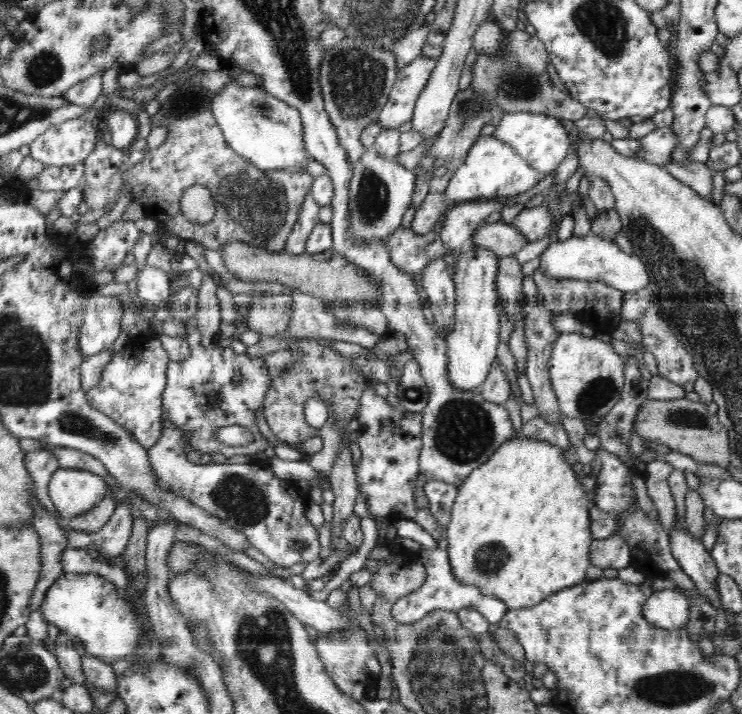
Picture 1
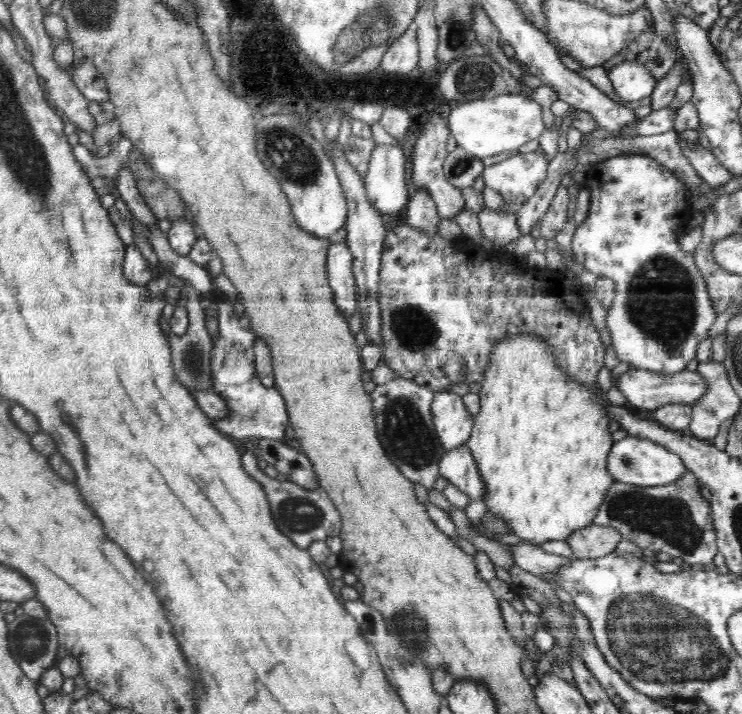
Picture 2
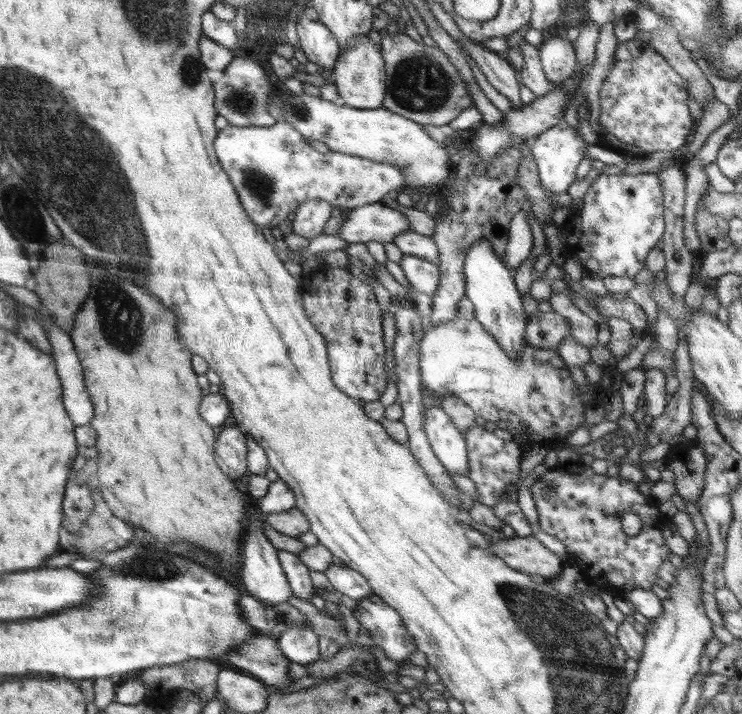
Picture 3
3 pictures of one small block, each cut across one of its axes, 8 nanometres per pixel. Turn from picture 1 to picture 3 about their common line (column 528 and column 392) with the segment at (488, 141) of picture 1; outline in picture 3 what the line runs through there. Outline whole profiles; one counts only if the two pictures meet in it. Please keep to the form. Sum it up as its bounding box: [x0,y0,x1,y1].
[214,121,406,228]

